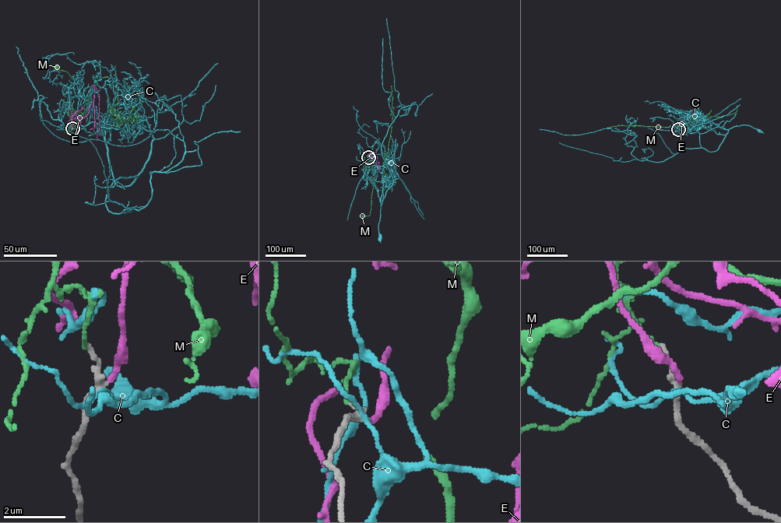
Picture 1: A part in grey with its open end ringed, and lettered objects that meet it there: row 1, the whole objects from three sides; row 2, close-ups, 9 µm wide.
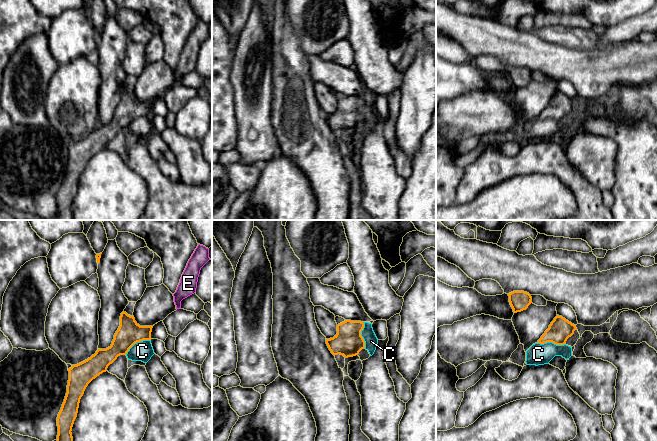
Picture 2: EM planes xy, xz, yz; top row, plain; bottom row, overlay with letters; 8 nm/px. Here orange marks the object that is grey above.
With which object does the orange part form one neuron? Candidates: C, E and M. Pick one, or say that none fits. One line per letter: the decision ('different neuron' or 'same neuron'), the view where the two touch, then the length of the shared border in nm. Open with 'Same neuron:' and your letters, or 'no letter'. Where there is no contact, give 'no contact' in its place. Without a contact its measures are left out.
Same neuron: E
C: different neuron; meets orange in yz; contact 220 nm long
E: same neuron; no contact
M: different neuron; no contact

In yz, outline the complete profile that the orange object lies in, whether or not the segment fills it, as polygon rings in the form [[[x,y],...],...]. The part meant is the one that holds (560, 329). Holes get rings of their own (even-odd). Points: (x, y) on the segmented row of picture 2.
[[[557,315],[549,325],[549,328],[538,340],[538,343],[544,344],[552,342],[556,345],[564,345],[569,337],[574,334],[576,325],[572,324],[562,316]]]

